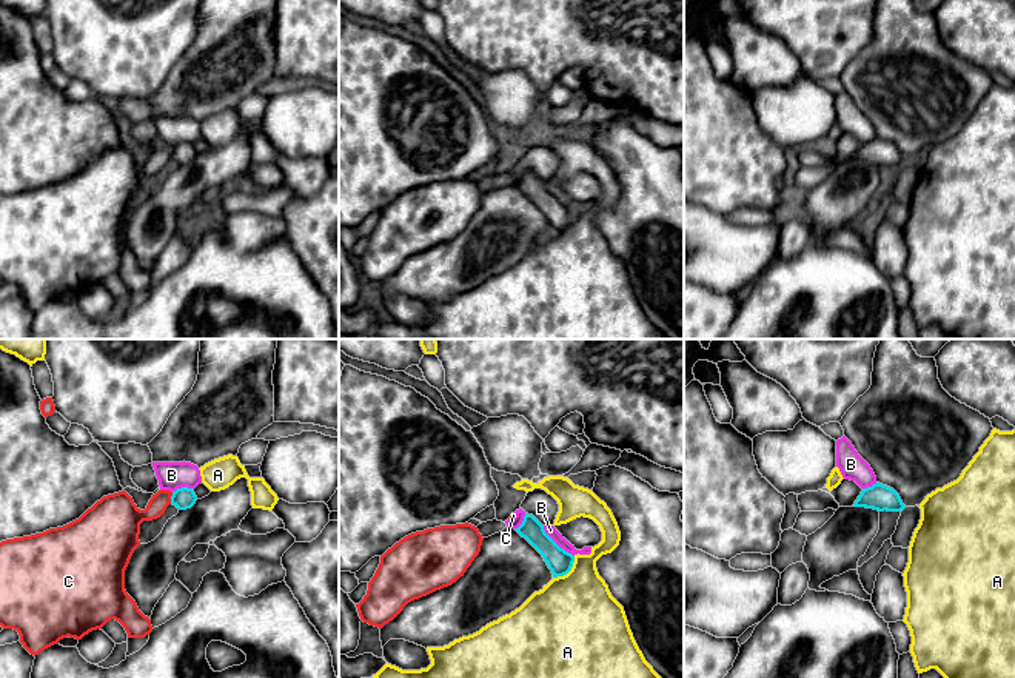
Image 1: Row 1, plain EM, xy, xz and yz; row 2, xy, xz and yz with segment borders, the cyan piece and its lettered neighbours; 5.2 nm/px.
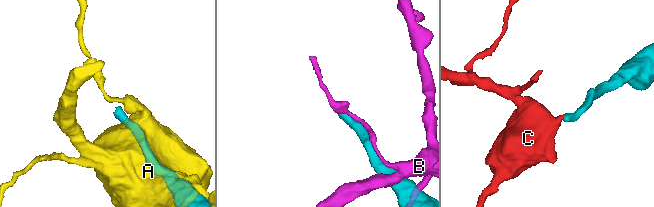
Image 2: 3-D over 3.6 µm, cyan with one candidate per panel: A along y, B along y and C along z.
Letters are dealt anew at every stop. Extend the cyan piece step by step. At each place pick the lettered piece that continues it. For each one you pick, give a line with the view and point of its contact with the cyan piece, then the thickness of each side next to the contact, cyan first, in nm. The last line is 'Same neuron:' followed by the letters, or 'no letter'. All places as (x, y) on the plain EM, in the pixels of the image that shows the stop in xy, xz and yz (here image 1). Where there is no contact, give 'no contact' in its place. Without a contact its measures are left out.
Same neuron: no letter

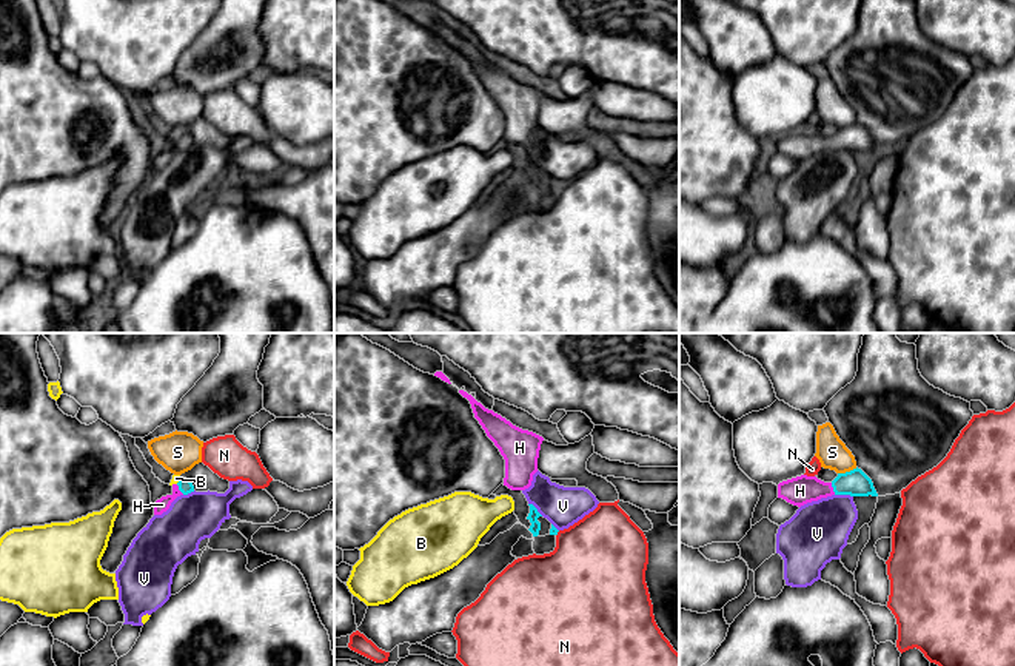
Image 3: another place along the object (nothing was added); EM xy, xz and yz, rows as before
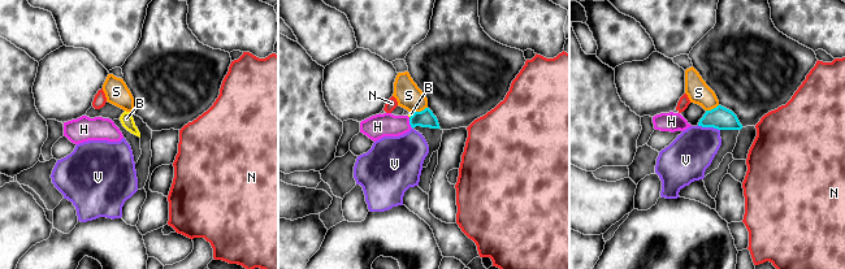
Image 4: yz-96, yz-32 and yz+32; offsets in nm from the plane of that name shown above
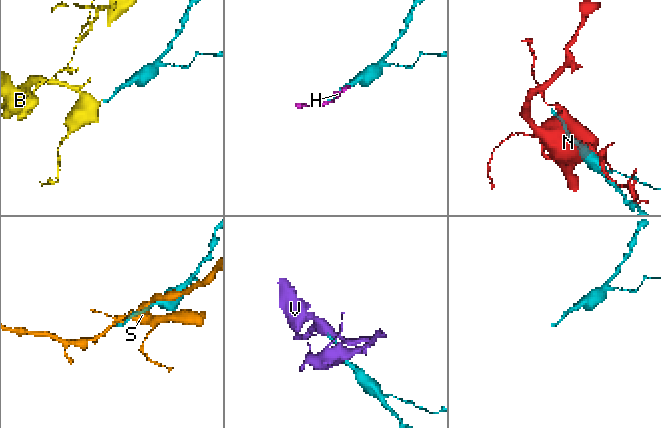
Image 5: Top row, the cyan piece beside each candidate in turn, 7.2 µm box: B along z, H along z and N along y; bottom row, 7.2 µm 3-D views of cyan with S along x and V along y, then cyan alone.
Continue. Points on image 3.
H: yz (834, 144) | 140/150 nm
Same neuron: H

